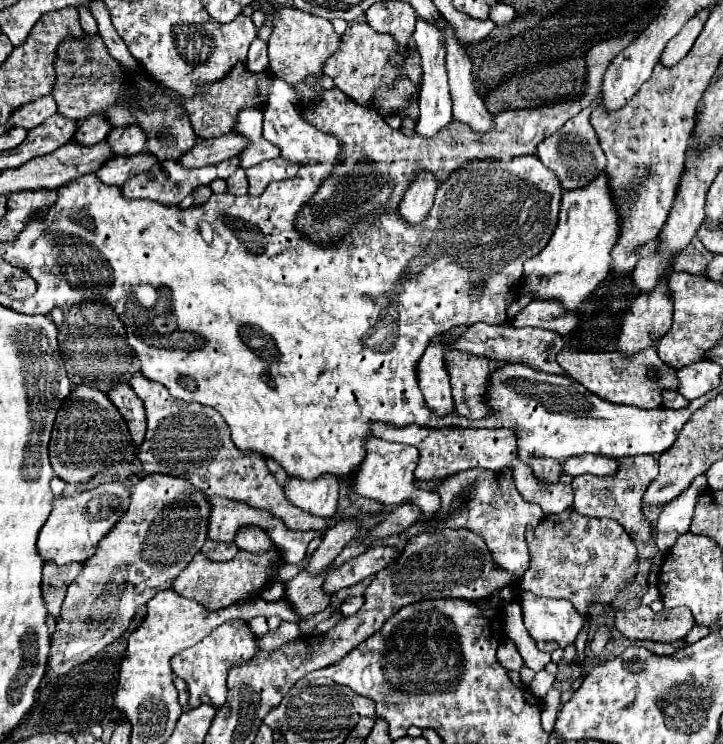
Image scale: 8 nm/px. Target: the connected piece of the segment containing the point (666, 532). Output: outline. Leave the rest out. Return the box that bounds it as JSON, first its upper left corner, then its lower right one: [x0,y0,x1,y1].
[655,474,707,554]

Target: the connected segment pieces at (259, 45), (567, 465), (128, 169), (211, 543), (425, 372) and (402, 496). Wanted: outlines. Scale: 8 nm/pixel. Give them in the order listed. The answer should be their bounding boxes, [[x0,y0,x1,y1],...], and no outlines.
[[247,36,269,72],[561,454,617,476],[97,152,157,186],[201,540,239,560],[417,336,453,416],[351,436,441,518]]

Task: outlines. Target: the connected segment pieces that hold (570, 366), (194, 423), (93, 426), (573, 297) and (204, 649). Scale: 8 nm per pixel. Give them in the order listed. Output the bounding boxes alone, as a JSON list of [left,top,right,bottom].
[[557,342,677,408],[129,372,333,530],[49,384,137,484],[523,174,619,310],[171,620,255,708]]

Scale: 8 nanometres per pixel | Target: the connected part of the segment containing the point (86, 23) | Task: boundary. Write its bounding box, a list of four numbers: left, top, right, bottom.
[77,6,97,34]

